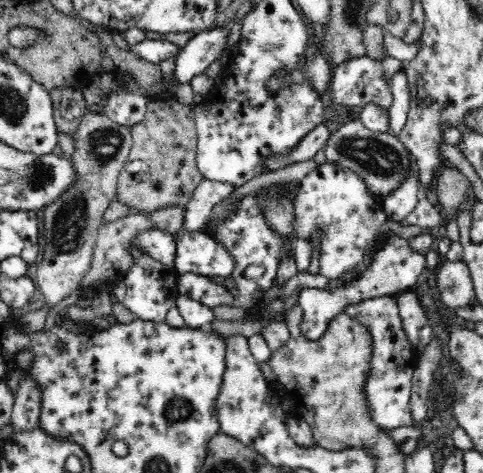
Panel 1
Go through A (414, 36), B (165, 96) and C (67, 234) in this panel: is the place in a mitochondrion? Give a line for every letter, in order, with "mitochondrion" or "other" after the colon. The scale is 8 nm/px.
A: other
B: other
C: mitochondrion

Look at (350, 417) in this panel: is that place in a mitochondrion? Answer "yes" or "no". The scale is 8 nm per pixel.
yes

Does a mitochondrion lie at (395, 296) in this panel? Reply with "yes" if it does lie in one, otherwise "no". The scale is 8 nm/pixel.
no

